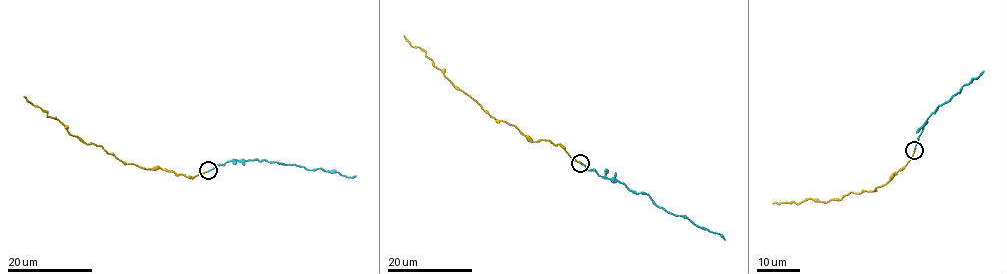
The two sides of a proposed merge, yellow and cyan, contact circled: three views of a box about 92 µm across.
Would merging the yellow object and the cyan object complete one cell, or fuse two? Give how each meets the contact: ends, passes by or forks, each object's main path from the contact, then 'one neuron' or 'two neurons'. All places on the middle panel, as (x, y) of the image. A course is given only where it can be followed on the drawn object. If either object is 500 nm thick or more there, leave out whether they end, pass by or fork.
yellow ends there; cyan ends there; yellow runs (580, 162), (559, 144), (529, 141), (514, 126), (498, 121), (403, 35); cyan runs (580, 163), (599, 176), (619, 180), (637, 193), (645, 193), (658, 206), (687, 216), (724, 240); one neuron

